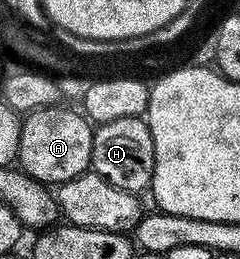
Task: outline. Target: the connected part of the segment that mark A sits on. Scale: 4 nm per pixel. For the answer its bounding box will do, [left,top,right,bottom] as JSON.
[19,104,93,187]

